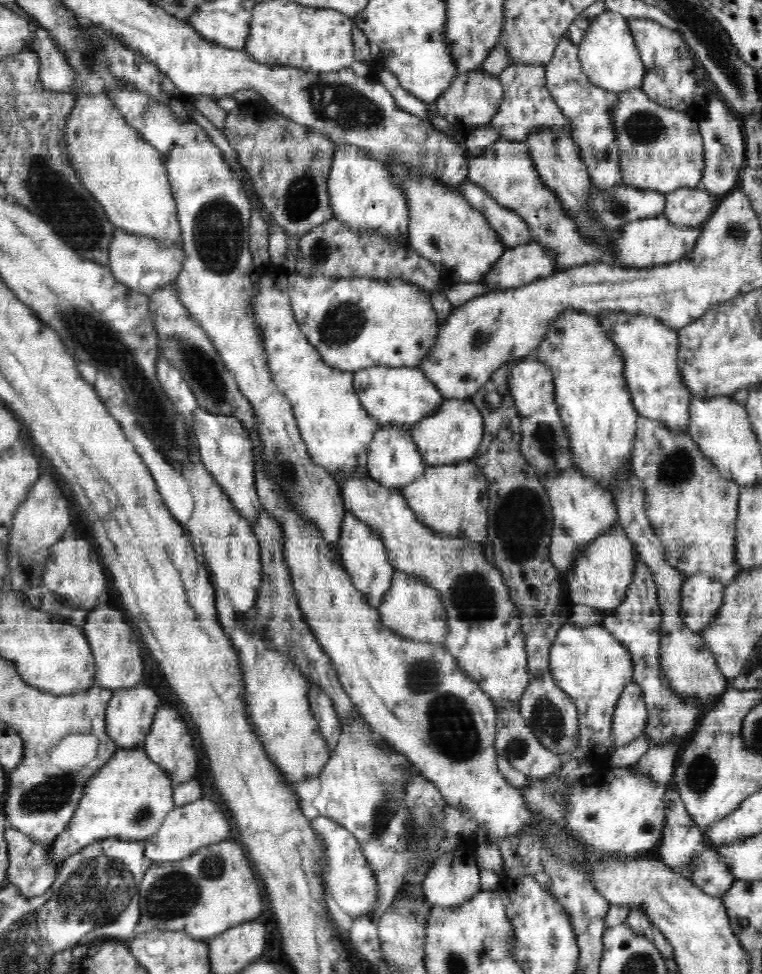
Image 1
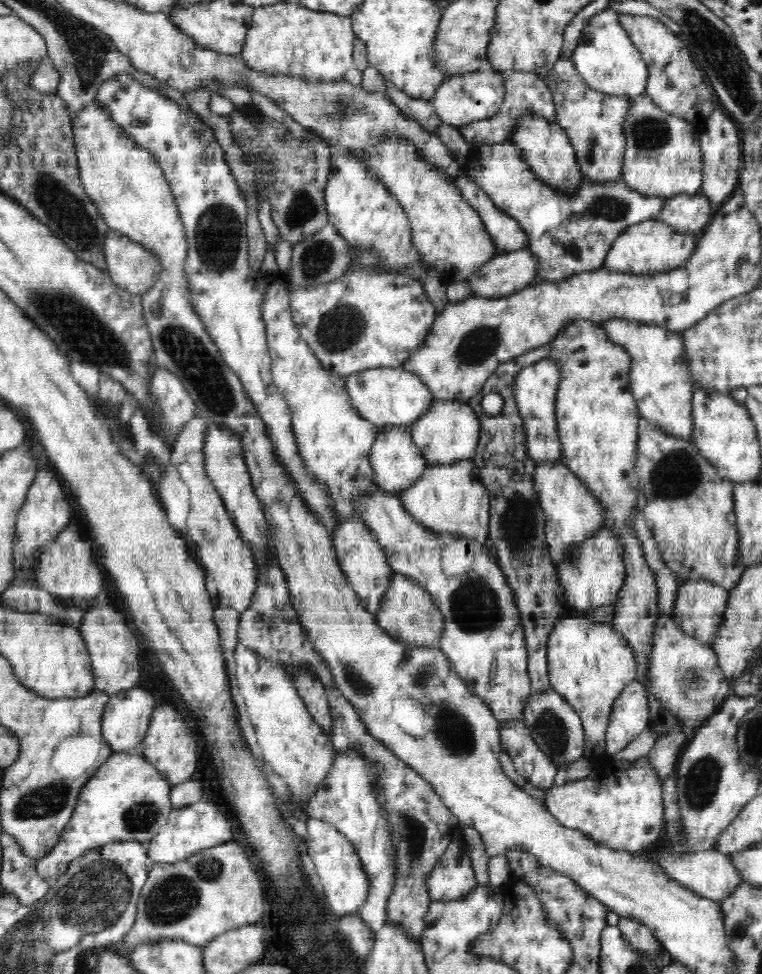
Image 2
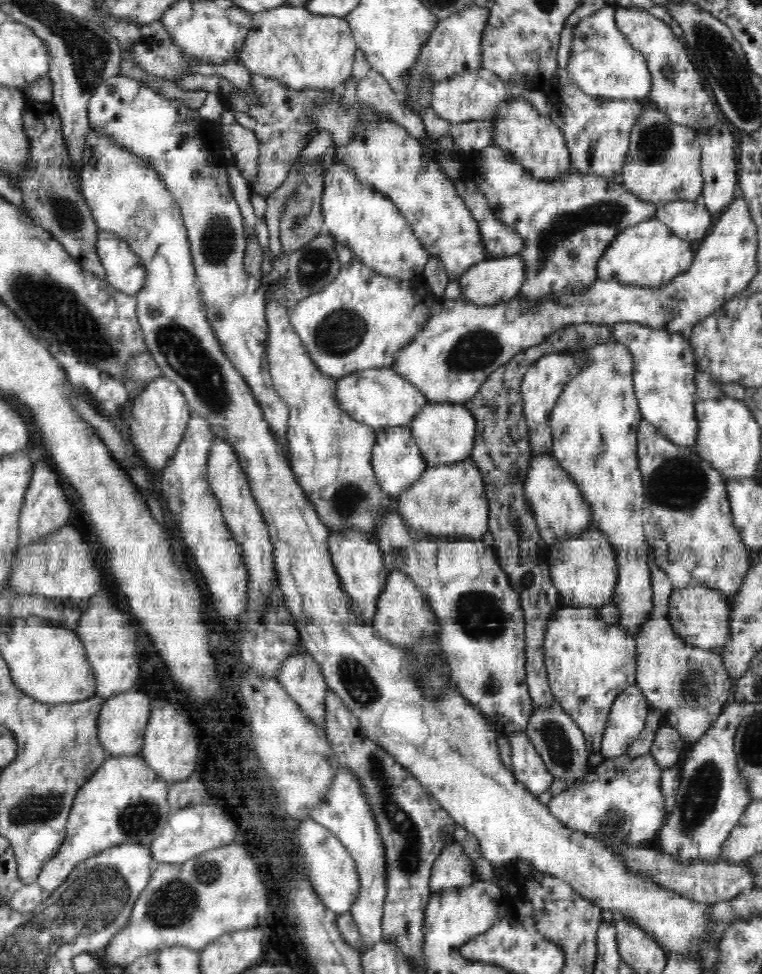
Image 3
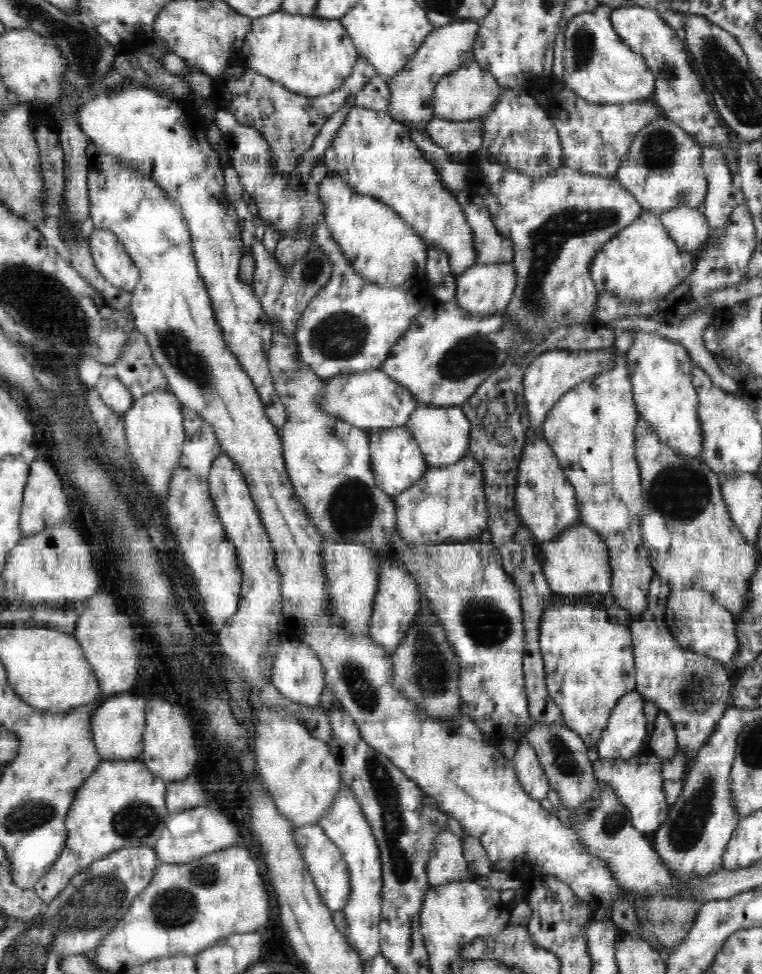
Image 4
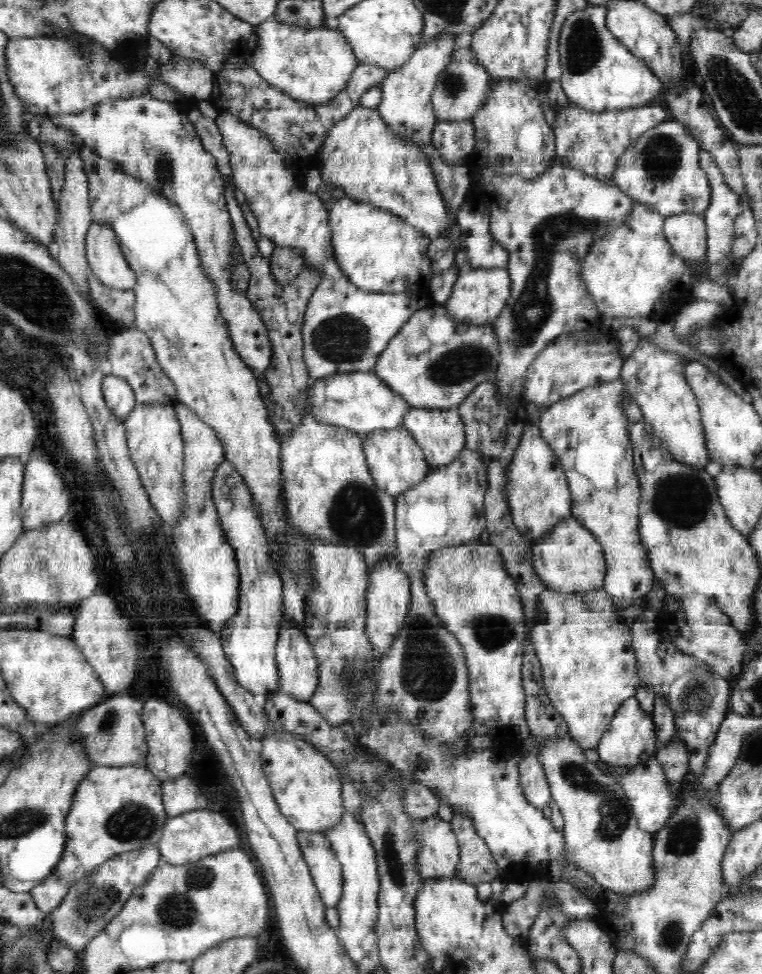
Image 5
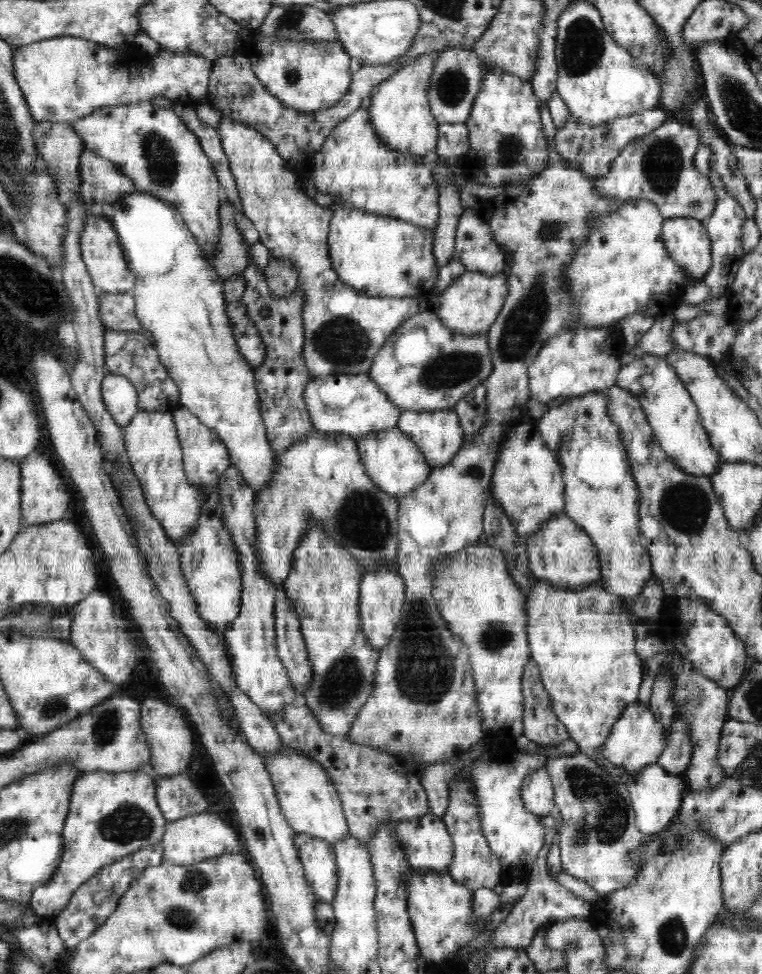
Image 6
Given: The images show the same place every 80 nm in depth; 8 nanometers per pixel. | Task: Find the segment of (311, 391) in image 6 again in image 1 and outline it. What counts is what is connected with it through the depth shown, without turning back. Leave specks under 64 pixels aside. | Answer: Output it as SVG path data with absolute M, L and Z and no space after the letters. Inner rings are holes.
M377 365L364 368L354 373L354 387L367 413L381 426L419 423L438 411L447 400L426 373L415 367Z

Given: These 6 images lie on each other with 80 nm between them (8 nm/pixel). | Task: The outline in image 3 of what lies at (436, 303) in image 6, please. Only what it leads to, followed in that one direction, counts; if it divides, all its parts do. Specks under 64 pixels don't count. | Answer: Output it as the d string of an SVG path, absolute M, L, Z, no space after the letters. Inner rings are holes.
M519 254L512 257L490 259L476 264L475 267L468 270L458 280L458 284L462 290L461 301L490 305L510 301L513 297L517 297L520 294L523 284L527 282L526 269L527 262Z

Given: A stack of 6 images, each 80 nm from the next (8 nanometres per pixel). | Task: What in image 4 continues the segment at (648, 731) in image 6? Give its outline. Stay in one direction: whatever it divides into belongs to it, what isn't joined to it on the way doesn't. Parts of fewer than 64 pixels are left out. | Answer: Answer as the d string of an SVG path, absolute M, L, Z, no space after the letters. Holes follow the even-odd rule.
M637 691L626 692L620 697L617 705L612 710L609 722L604 730L602 739L598 744L600 759L632 760L640 754L646 753L645 741L647 740L647 721L644 713L645 700Z

